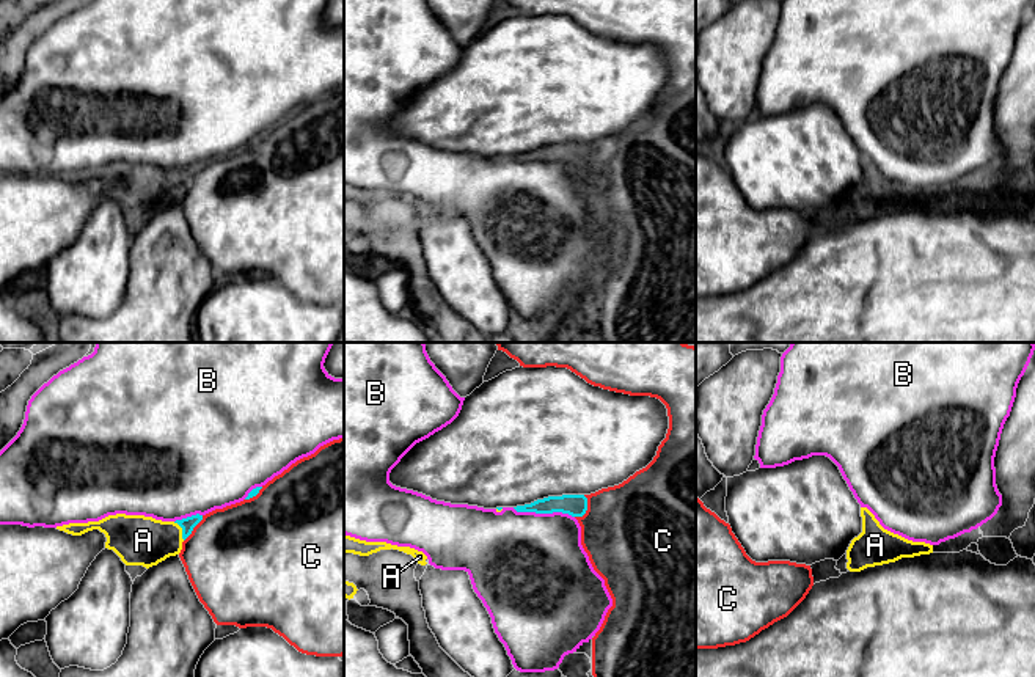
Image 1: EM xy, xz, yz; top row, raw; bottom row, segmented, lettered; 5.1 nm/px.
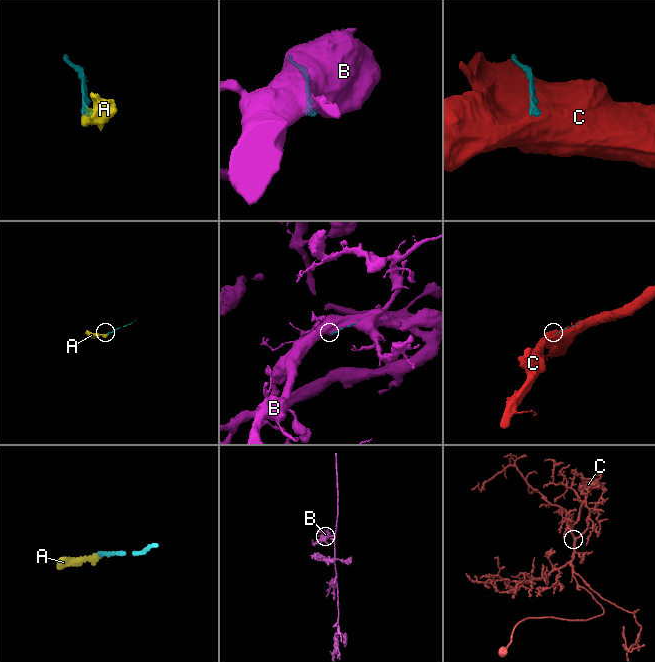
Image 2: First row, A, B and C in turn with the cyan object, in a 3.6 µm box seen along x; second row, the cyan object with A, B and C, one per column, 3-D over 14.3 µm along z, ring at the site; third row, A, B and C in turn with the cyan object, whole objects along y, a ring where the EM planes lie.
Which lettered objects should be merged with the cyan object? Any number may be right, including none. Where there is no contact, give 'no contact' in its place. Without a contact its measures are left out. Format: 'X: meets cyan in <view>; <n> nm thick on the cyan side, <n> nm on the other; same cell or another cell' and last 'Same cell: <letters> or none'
A: meets cyan in xy; 70 nm thick on the cyan side, 260 nm on the other; same cell
B: meets cyan in xz; 110 nm thick on the cyan side, 480 nm on the other; another cell
C: meets cyan in xz; 110 nm thick on the cyan side, 480 nm on the other; another cell
Same cell: A

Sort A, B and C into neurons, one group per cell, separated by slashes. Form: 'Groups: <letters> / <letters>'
Groups: A / B / C

